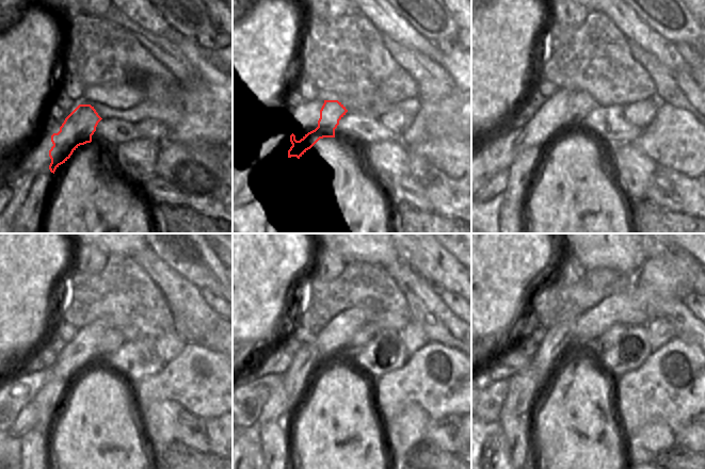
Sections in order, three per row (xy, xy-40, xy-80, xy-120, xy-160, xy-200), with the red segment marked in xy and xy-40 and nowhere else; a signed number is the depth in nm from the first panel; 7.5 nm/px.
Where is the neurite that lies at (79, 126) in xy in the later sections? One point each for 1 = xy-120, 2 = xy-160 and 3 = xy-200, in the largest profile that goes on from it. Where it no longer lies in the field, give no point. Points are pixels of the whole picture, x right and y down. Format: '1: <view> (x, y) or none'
1: xy-120 (113, 339)
2: xy-160 (369, 330)
3: xy-200 (614, 333)

